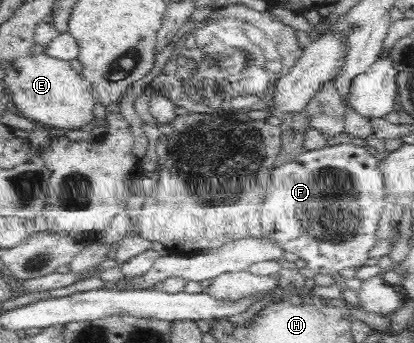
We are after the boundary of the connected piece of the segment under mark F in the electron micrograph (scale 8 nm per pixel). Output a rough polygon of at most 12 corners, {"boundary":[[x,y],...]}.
{"boundary":[[352,143],[271,172],[263,236],[332,275],[369,263],[385,204]]}

